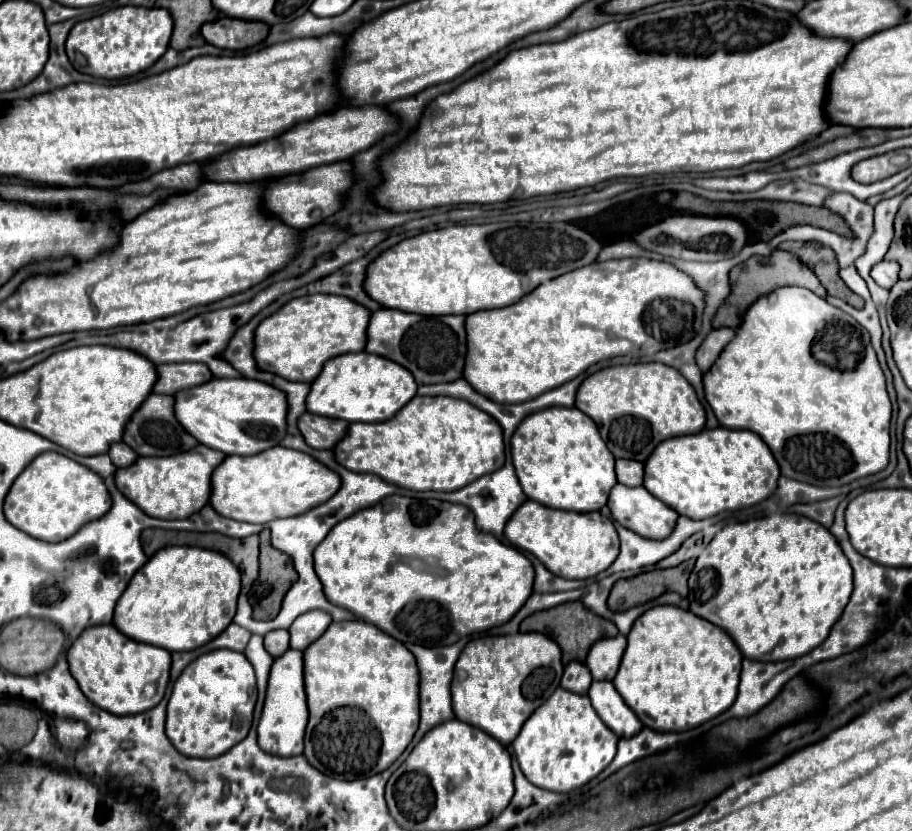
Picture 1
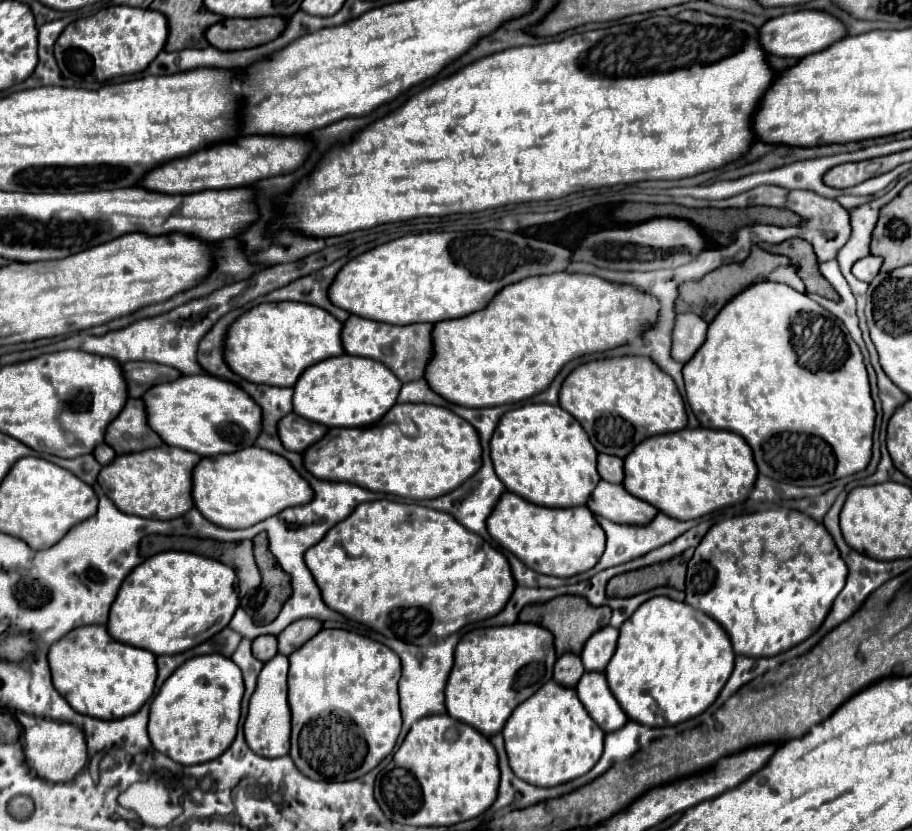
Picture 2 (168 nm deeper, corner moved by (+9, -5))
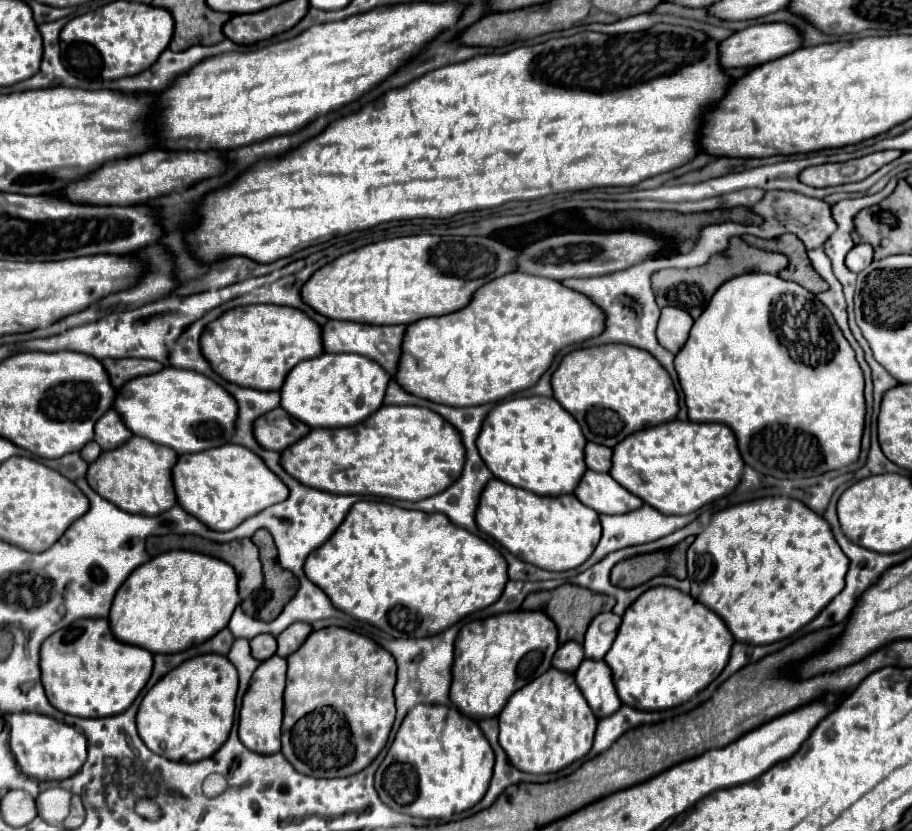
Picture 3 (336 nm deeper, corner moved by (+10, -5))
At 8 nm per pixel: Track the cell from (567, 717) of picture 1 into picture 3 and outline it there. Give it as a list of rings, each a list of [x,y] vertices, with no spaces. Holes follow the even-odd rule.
[[[549,669],[525,689],[519,689],[499,713],[499,743],[517,769],[533,775],[557,773],[581,761],[593,747],[597,717],[581,695],[575,677]]]

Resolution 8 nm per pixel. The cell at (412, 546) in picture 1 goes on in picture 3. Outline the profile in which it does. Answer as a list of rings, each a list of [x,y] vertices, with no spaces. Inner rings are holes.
[[[357,501],[337,531],[305,561],[305,575],[325,591],[331,603],[397,639],[421,639],[443,633],[467,615],[493,605],[509,577],[507,561],[485,539],[461,529],[443,513],[409,511],[391,503]]]

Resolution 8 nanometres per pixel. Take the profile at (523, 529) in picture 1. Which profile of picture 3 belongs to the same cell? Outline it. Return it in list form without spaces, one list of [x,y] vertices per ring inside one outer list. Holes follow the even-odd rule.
[[[489,481],[483,489],[477,515],[477,527],[493,537],[521,561],[547,571],[567,571],[583,565],[601,539],[599,515],[583,505],[575,495],[569,497],[533,497],[525,489],[513,489],[505,481]]]

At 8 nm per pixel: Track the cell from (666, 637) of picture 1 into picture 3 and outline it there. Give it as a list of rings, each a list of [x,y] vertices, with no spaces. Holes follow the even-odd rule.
[[[653,587],[627,607],[605,663],[611,667],[623,705],[665,711],[693,699],[713,683],[729,663],[733,643],[733,635],[717,613],[673,587]]]

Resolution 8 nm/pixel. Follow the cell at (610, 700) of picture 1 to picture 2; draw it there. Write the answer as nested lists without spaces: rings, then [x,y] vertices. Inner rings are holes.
[[[584,673],[576,685],[576,691],[582,705],[602,731],[612,733],[628,721],[626,713],[610,693],[604,673]]]

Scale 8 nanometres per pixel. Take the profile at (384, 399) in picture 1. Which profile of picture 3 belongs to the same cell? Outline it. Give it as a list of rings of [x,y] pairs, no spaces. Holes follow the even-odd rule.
[[[323,353],[289,371],[285,385],[281,387],[281,407],[309,427],[349,427],[367,419],[383,405],[389,381],[391,377],[367,357]]]

